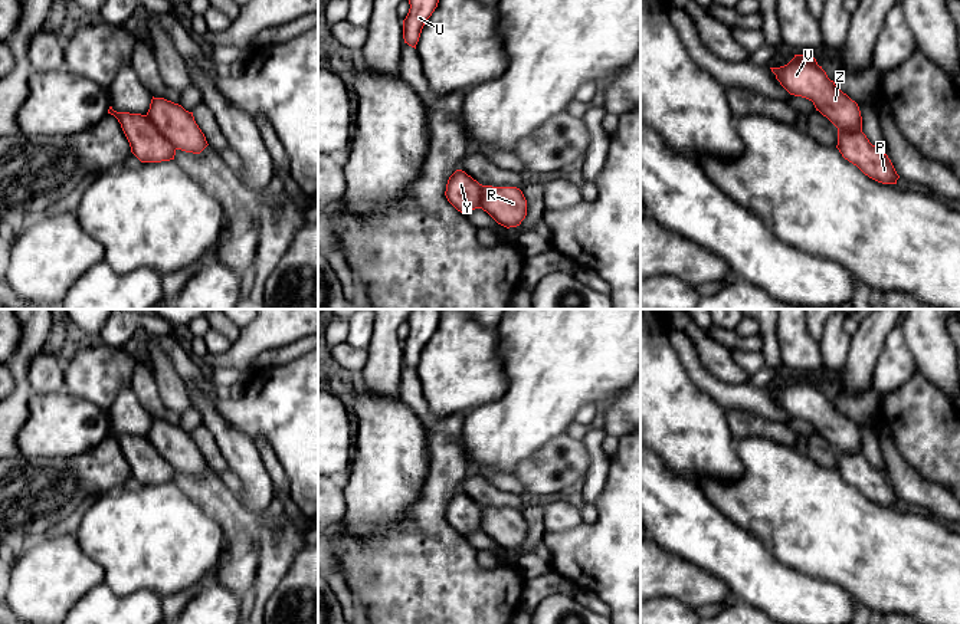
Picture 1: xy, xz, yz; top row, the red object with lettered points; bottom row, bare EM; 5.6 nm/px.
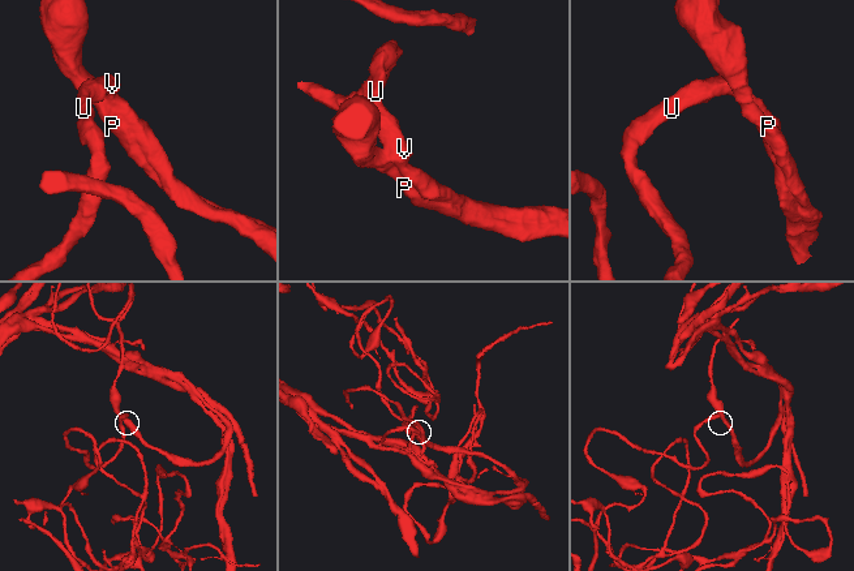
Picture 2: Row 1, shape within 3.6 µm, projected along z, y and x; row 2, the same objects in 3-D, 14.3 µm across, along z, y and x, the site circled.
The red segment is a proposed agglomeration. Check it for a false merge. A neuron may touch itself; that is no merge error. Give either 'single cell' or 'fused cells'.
single cell

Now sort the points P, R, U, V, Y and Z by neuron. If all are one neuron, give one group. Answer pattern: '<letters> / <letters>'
P R U V Y Z

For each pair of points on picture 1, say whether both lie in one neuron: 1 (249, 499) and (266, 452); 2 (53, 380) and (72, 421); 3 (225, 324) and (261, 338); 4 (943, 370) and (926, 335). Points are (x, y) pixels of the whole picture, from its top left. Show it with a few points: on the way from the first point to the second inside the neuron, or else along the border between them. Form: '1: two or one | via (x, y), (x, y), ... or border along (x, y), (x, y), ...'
1: two | border along (252, 440), (275, 492)
2: two | border along (64, 388), (55, 393), (33, 393)
3: two | border along (241, 329), (232, 342)
4: one | via (939, 361), (930, 344)

